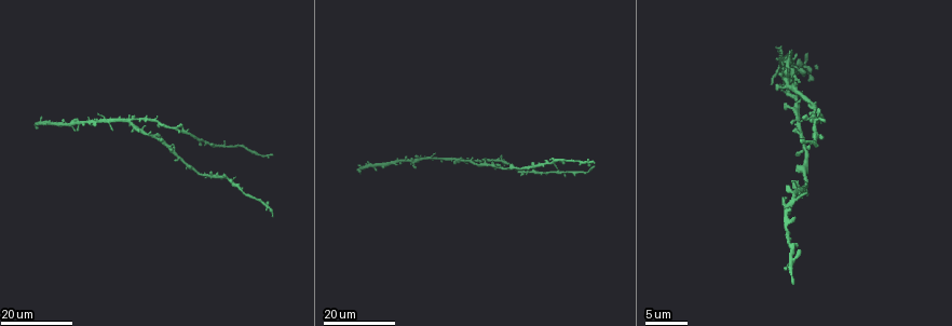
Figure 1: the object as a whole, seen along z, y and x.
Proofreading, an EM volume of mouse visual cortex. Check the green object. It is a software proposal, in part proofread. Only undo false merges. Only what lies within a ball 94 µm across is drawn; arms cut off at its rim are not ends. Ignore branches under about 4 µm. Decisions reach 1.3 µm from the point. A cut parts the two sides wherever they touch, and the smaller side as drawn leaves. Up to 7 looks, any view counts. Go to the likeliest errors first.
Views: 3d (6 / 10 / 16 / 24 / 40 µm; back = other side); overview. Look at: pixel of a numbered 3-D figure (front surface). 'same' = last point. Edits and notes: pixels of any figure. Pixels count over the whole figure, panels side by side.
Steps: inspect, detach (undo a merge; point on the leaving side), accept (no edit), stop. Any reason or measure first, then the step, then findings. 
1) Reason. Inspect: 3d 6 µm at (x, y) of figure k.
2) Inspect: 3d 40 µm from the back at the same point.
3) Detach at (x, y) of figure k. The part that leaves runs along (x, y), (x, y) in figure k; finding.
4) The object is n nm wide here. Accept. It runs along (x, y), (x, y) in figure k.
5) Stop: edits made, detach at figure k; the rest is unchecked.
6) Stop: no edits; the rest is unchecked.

Looks like a crossing. Inspect: 3d 16 µm at (130, 118) of figure 1.

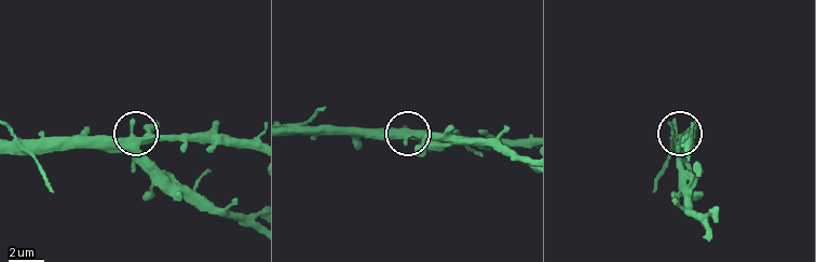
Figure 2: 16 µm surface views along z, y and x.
Inspect: 3d 6 µm at (138, 142) of figure 2.

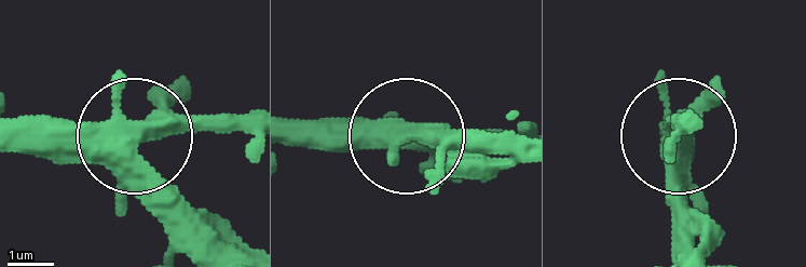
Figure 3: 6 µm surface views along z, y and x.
The side arm is 29 µm long. Accept. It runs along (237, 252), (121, 136), (17, 148) in figure 3; continuous, no second neuron.

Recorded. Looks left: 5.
Calibre changes. Inspect: 3d 16 µm at (270, 211) of figure 1.

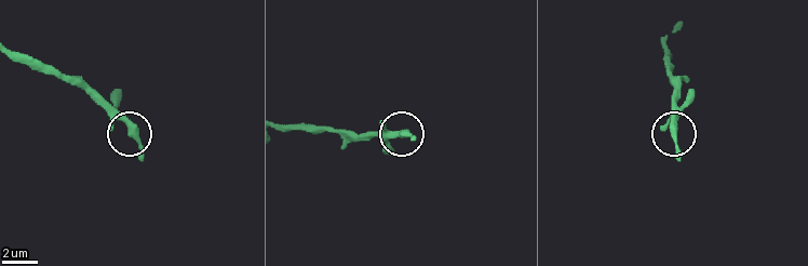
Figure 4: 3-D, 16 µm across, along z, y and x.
Inspect: 3d 6 µm at (402, 136) of figure 4.

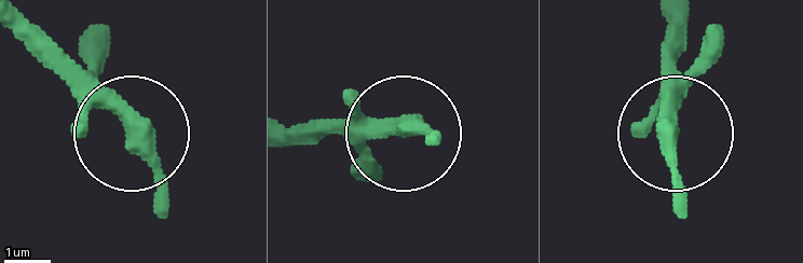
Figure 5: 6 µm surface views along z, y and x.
Other side. Inspect: 3d 6 µm from the back at (131, 123) of figure 5.

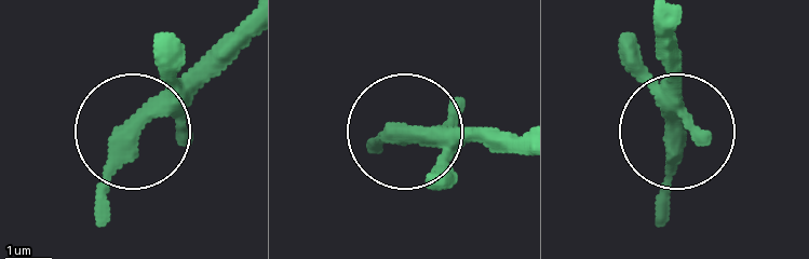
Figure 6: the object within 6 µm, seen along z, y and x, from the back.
Accept. It runs along (676, 31), (676, 132) in figure 6; continuous, no second neuron.

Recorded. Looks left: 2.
Narrows sharply. Inspect: 3d 24 µm at (589, 170) of figure 1.

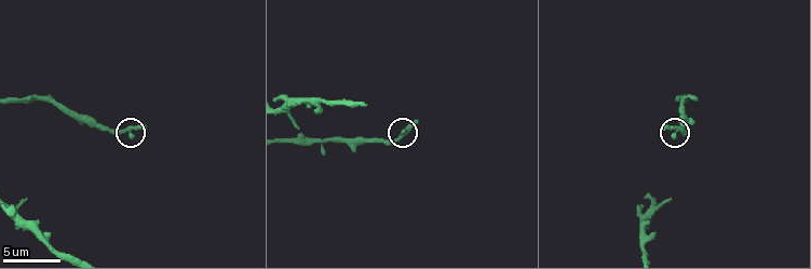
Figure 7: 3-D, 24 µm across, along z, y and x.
Zoom in. Inspect: 3d 10 µm at (681, 131) of figure 7.

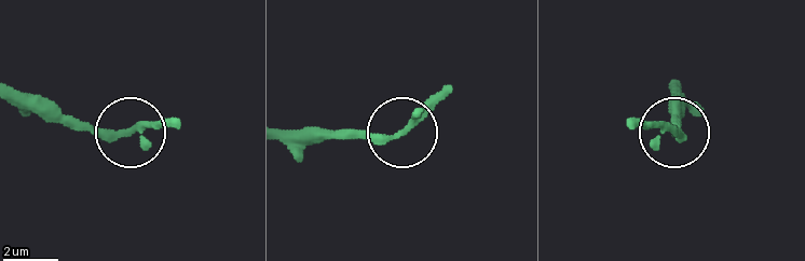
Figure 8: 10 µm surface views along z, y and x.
3 arms meet here. Accept. One neuron here.

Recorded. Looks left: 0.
Stop: no edits; the rest is unchecked.

